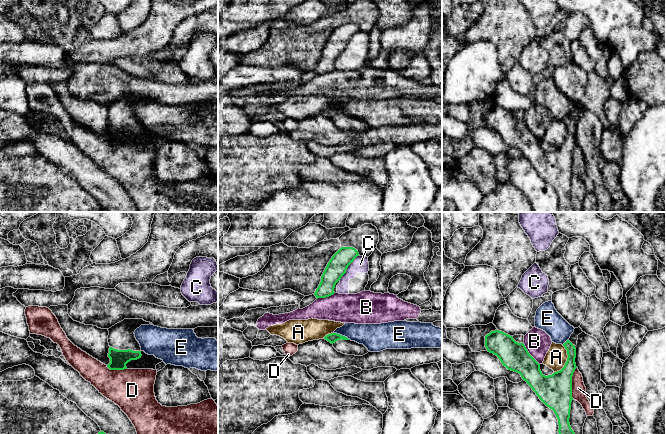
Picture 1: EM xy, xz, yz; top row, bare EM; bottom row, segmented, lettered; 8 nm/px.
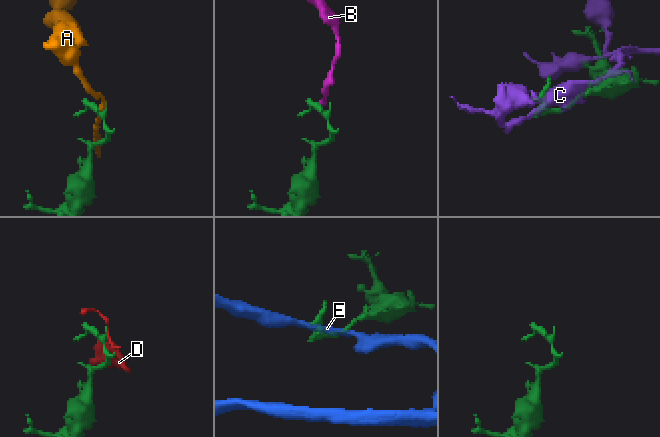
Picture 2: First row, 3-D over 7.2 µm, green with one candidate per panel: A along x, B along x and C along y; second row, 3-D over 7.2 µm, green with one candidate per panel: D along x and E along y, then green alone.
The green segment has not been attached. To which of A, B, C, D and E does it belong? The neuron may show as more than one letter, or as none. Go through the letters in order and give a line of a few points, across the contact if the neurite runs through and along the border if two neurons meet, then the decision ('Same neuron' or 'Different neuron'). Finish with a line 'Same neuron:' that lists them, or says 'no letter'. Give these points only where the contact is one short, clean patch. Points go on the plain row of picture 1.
A: Different neuron
B: Line: yz (522, 119), (528, 129), (539, 140). Different neuron
C: Different neuron
D: Different neuron
E: Line: xz (333, 108), (350, 115). Different neuron
Same neuron: no letter

